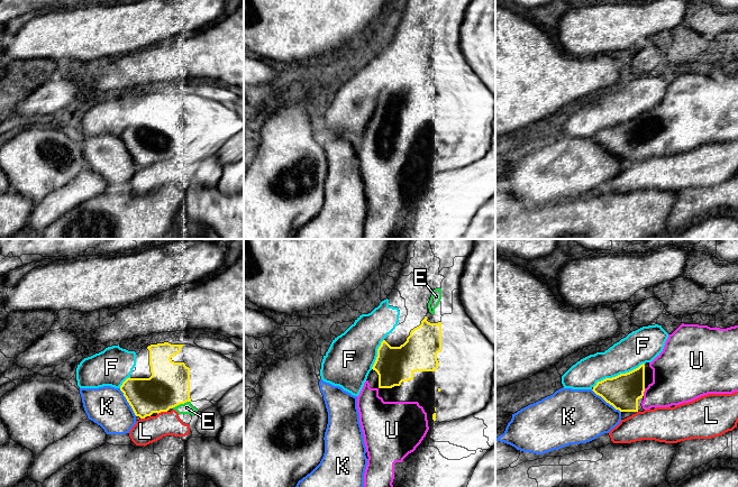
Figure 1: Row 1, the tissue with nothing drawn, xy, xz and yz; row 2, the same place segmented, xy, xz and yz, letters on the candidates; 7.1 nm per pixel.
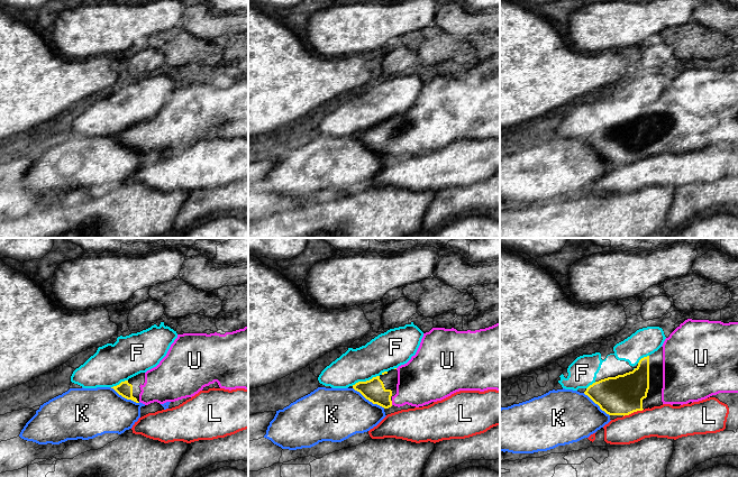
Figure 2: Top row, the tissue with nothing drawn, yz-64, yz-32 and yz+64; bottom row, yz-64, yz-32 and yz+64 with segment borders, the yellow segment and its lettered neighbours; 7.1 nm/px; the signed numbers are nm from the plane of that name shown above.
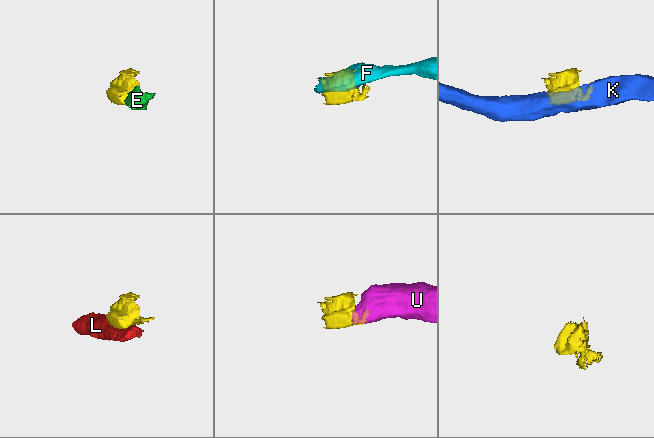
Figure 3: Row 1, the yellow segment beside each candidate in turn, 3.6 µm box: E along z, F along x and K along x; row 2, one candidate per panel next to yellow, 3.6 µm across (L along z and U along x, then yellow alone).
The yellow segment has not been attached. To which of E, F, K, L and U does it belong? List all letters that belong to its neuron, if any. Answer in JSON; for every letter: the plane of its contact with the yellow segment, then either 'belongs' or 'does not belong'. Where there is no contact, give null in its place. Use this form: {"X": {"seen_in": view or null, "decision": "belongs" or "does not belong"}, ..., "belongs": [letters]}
{"E": {"seen_in": "xy", "decision": "belongs"}, "F": {"seen_in": "yz", "decision": "does not belong"}, "K": {"seen_in": "yz", "decision": "does not belong"}, "L": {"seen_in": "xy", "decision": "does not belong"}, "U": {"seen_in": "yz", "decision": "belongs"}, "belongs": ["E", "U"]}

